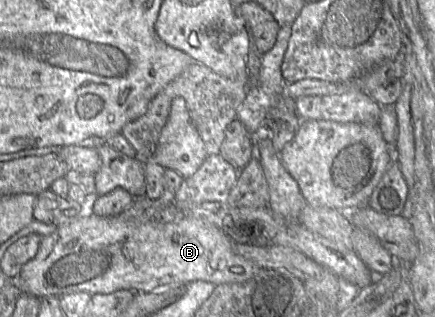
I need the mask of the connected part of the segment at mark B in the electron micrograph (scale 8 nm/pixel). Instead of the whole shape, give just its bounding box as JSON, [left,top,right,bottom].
[16,213,259,298]

